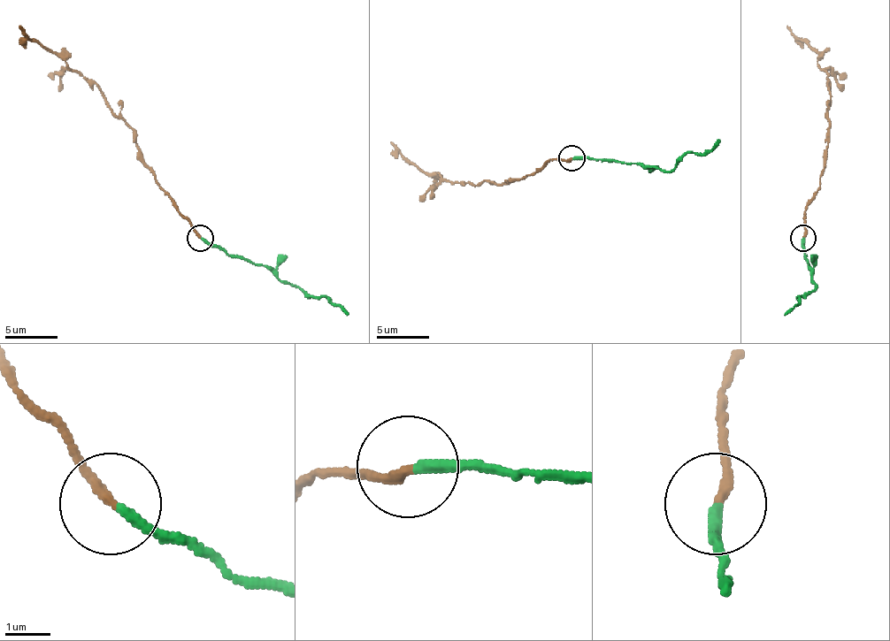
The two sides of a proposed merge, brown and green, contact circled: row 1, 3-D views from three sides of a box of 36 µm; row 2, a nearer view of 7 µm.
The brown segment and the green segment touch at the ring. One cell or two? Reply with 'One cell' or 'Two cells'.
Two cells

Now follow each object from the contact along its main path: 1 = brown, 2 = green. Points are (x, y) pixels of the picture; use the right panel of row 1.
1: (803, 238), (806, 202), (819, 186), (824, 163), (830, 87), (827, 73), (817, 63), (819, 55), (787, 26)
2: (803, 238), (803, 254), (811, 280), (817, 286), (798, 296), (798, 304), (785, 314)

